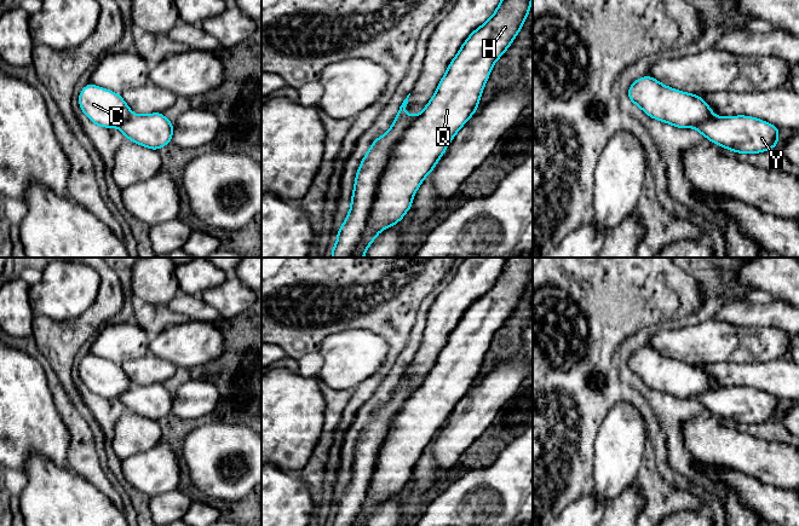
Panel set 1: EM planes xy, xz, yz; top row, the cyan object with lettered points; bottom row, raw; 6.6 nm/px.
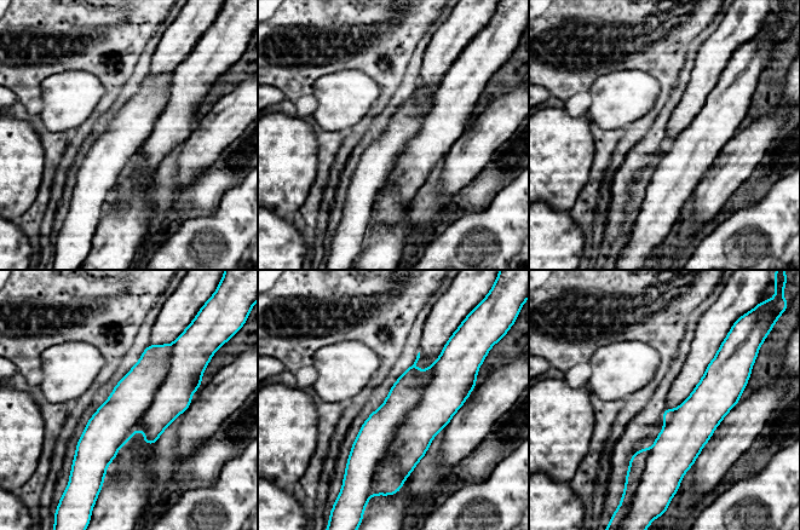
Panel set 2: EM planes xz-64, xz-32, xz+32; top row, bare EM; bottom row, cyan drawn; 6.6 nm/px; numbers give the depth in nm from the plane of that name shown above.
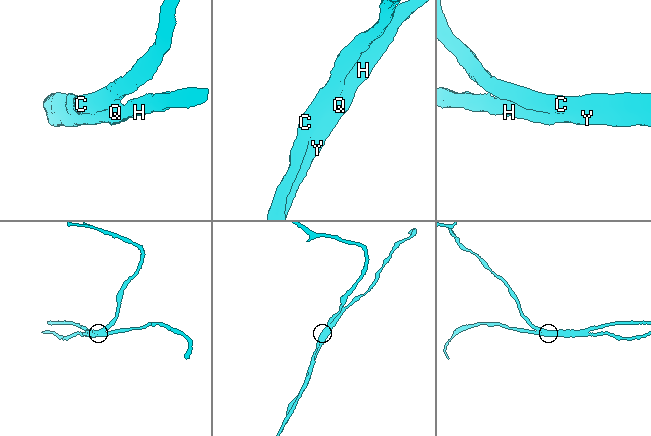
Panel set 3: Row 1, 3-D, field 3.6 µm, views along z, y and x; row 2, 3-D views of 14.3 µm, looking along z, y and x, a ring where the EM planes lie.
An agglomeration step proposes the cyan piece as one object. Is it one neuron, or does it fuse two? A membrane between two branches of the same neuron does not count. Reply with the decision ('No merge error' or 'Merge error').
Merge error

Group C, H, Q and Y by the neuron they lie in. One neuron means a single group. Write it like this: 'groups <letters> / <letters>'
groups C / H Q Y

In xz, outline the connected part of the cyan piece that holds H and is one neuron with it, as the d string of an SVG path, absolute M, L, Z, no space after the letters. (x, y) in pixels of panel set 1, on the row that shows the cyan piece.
M501 0L494 15L465 40L449 63L431 100L395 146L380 177L367 227L351 258L363 258L376 235L400 222L412 208L413 197L423 180L433 170L459 129L476 112L489 74L522 29L531 11L530 2L531 0Z

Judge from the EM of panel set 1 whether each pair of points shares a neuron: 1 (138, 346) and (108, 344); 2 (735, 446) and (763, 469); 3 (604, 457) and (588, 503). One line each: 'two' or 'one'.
1: one
2: one
3: two

